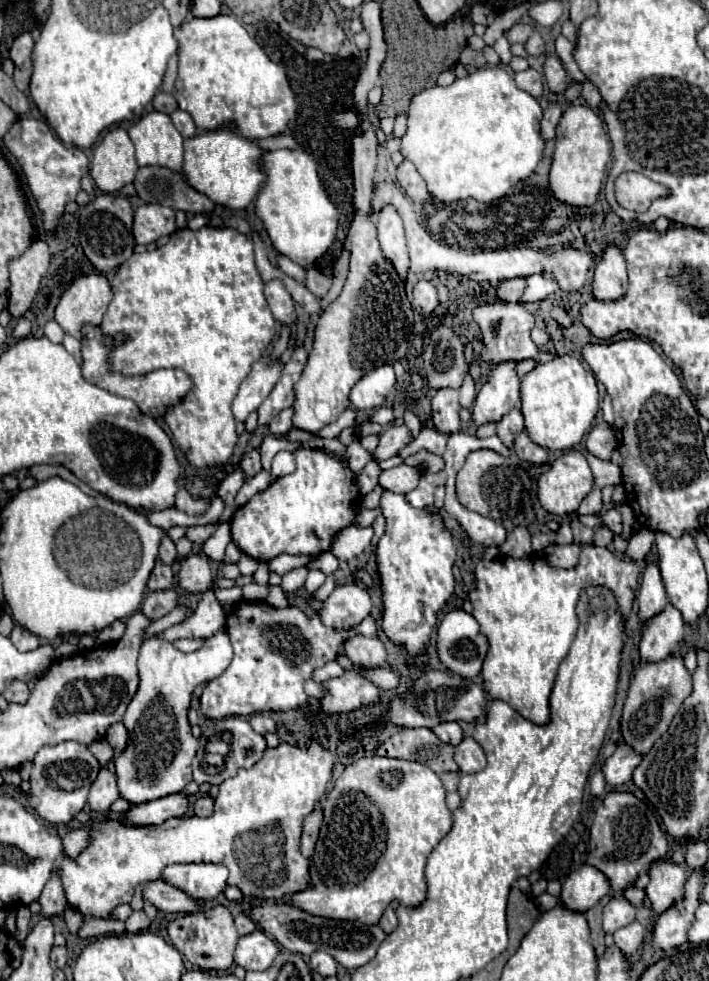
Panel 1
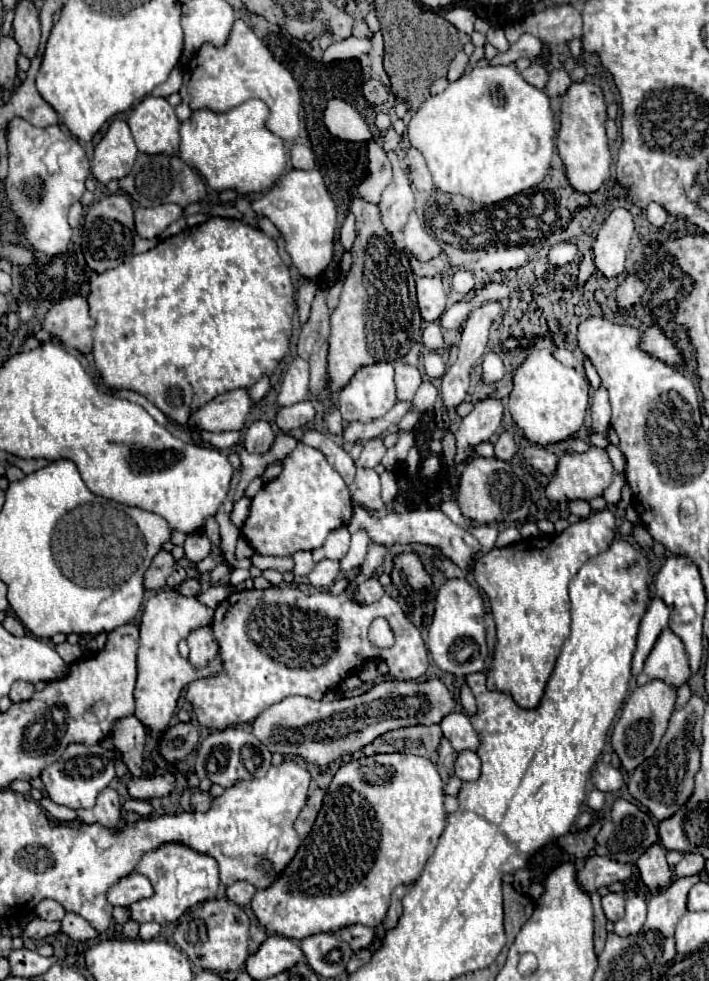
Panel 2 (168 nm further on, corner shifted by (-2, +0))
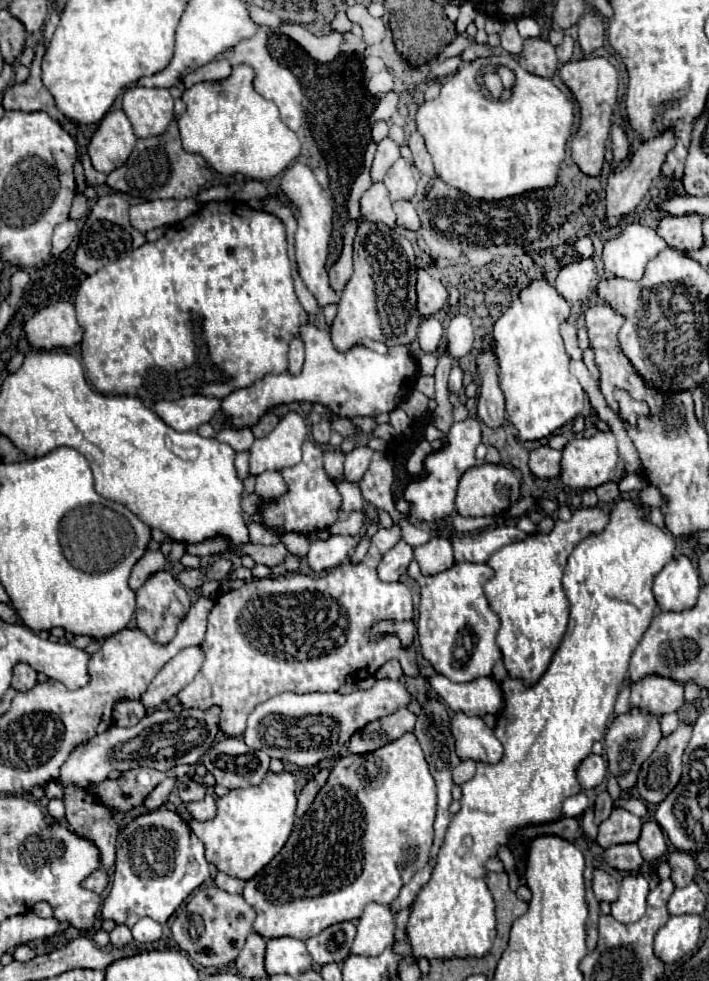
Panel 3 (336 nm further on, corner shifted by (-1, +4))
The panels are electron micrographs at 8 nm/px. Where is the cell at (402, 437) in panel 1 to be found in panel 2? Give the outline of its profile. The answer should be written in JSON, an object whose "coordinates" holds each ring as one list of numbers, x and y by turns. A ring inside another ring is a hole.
{"coordinates":[[370,439,370,441,364,443,364,451,362,451,362,455,358,457,356,465,374,467,374,465,378,465,378,463,382,461,384,453,386,453,386,447,384,447,382,439]]}

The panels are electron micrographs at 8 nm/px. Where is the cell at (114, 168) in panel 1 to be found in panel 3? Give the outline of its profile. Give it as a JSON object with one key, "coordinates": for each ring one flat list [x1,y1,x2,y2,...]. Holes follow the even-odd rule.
{"coordinates":[[115,109,101,119,97,131,89,141,87,153,97,171,111,173,115,167,121,167,127,161,135,141,137,137,127,115,121,109]]}

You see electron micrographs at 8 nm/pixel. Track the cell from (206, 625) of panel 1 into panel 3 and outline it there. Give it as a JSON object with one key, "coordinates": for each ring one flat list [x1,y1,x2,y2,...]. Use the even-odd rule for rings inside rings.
{"coordinates":[[187,647,183,649,175,659,163,667,163,671,151,681,147,691,139,697,145,709,155,709,163,701,169,701,173,695,177,695,199,671,203,663,201,647]]}

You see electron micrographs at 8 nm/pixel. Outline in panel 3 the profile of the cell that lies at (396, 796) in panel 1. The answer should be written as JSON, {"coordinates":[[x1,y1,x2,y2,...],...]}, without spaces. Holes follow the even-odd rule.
{"coordinates":[[403,733,399,739,379,747,377,751,337,759,313,805,295,821,285,847,271,859,269,865,245,883,243,897,257,913,253,931,265,939,289,935,305,941,319,935,329,925,361,917,363,907,371,901,393,903,403,887,401,865,411,865,411,859,415,859,421,867,429,859,433,845,435,803,435,781,413,733]]}

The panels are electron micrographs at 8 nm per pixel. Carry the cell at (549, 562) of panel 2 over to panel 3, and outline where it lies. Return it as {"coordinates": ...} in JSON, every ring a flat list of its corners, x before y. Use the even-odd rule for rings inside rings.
{"coordinates":[[579,507,569,521,557,521,551,533,531,533,525,541,501,547,487,561,493,567,495,577,489,579,483,589,491,609,501,619,497,645,503,651,503,661,511,677,519,677,531,685,549,667,569,621,569,601,561,587,567,557,589,533,603,531,605,525,605,509]]}

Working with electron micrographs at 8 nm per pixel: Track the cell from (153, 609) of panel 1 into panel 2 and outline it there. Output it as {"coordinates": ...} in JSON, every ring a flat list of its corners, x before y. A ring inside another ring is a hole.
{"coordinates":[[186,579,180,587,178,587,178,593,184,595,184,597,194,597,200,593,200,581,196,579]]}

